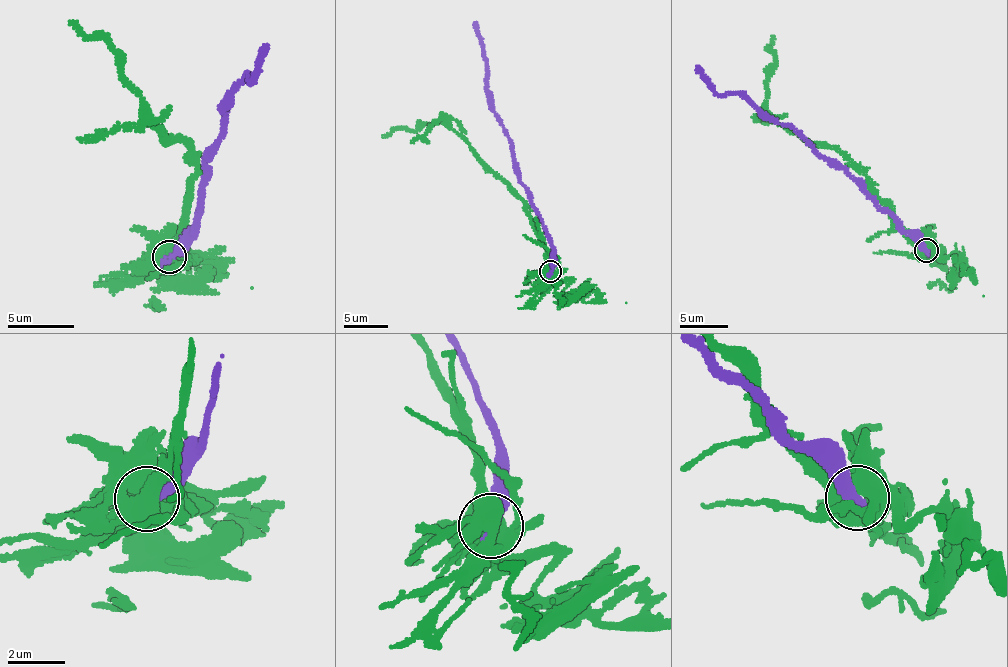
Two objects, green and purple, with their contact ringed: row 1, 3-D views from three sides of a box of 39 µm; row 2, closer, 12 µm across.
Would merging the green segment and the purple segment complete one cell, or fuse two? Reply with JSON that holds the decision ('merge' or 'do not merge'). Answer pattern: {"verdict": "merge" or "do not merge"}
{"verdict": "do not merge"}

